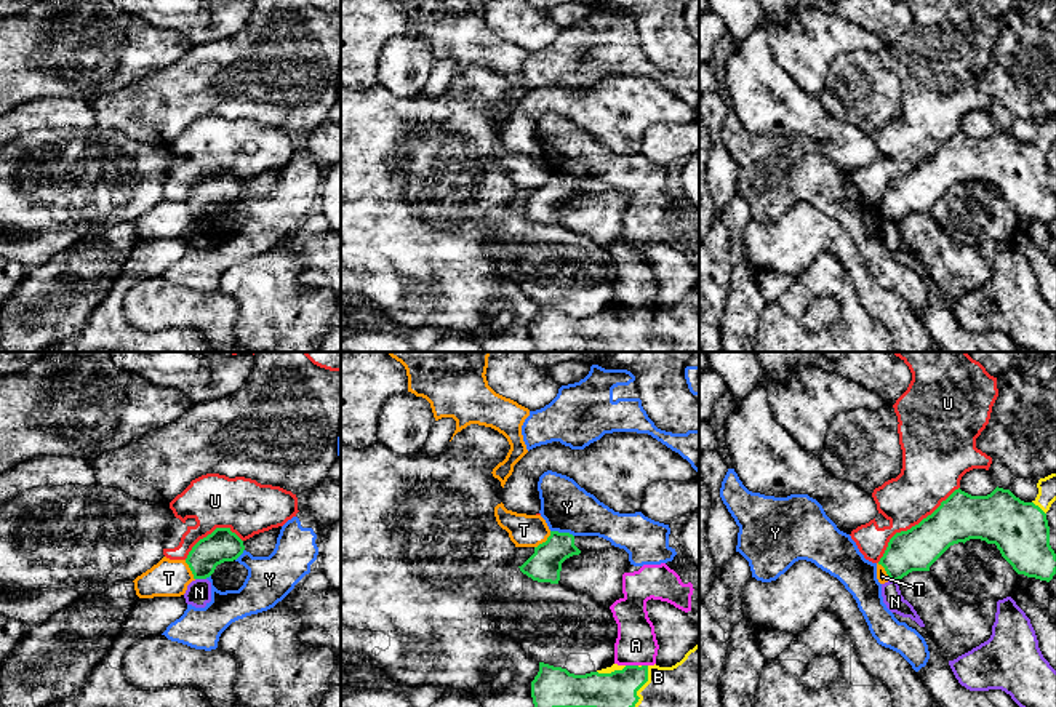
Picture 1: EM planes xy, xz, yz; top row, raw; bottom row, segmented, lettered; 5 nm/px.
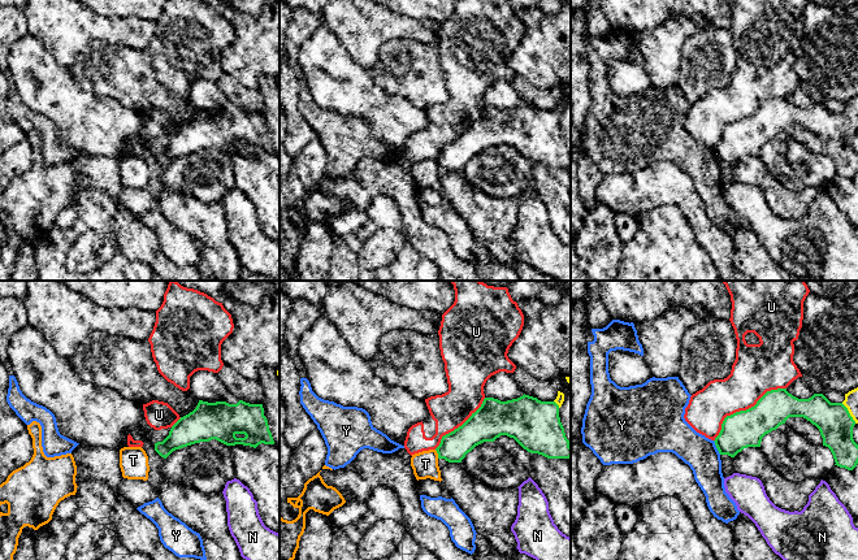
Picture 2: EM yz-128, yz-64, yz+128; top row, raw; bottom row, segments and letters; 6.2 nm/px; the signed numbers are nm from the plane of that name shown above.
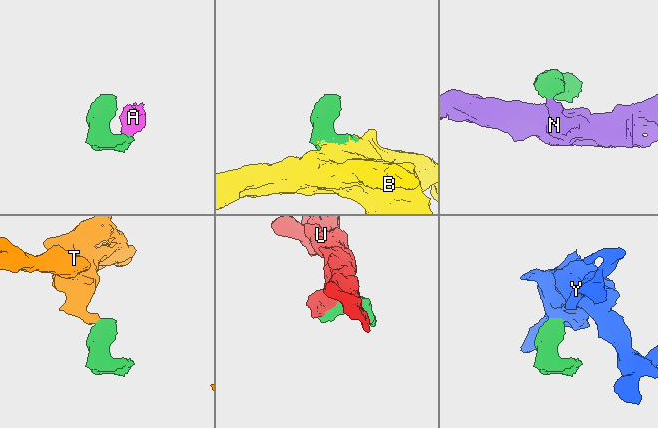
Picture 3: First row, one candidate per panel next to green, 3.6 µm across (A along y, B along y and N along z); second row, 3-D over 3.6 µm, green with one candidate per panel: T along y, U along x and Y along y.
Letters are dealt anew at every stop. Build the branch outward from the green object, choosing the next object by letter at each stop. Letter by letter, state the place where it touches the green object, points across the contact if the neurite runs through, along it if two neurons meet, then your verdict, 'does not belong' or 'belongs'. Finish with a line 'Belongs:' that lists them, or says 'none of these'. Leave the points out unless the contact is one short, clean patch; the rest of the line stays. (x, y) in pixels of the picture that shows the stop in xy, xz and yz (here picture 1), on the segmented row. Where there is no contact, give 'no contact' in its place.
A: meets green in xz at (632, 666); border along xz (626, 664), (637, 666); does not belong
B: meets green in xz at (642, 685); belongs
N: meets green in xy at (200, 578); border along xy (196, 578), (205, 579); does not belong
T: meets green in xz at (546, 541); border along xz (551, 531), (535, 547); does not belong
U: meets green in yz at (912, 527); does not belong
Y: meets green in xz at (562, 533); border along xz (551, 530), (573, 536); does not belong
Belongs: B

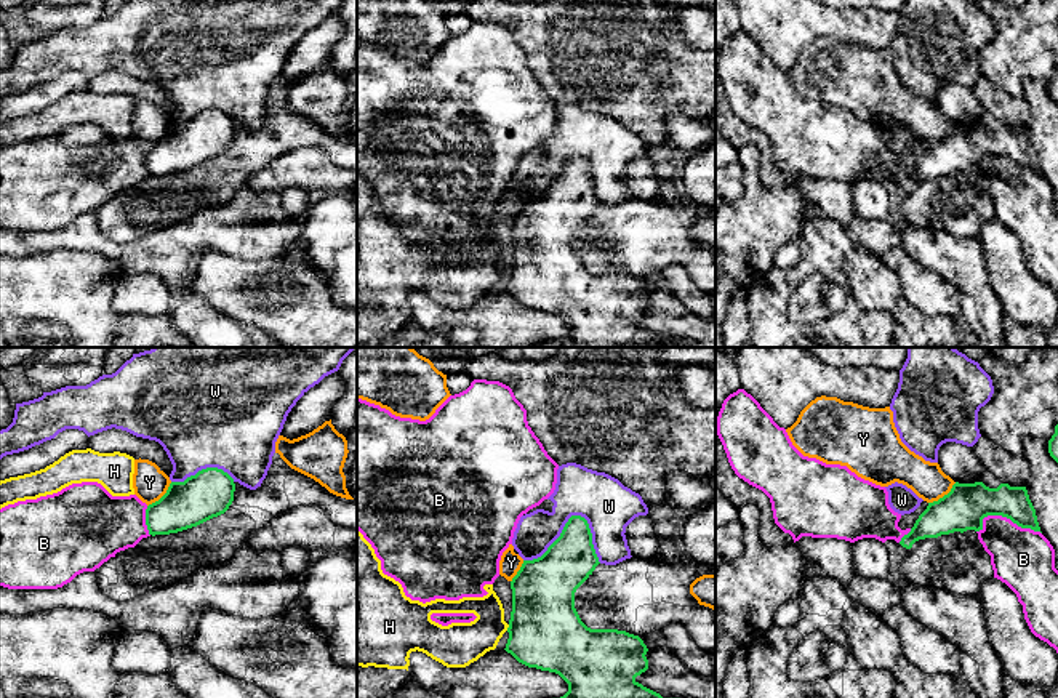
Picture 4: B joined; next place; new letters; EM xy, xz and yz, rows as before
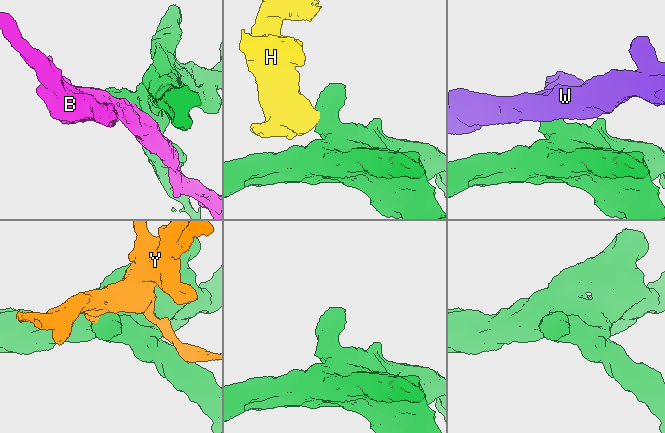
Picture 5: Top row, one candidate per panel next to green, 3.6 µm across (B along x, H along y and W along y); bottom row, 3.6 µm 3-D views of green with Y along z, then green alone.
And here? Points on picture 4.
B: meets green in yz at (1005, 516); does not belong
H: meets green in xz at (508, 628); border along xz (509, 625), (506, 629); does not belong
W: meets green in xz at (572, 516); does not belong
Y: meets green in yz at (945, 495); border along yz (956, 482), (946, 493), (929, 503); does not belong
Belongs: none of these

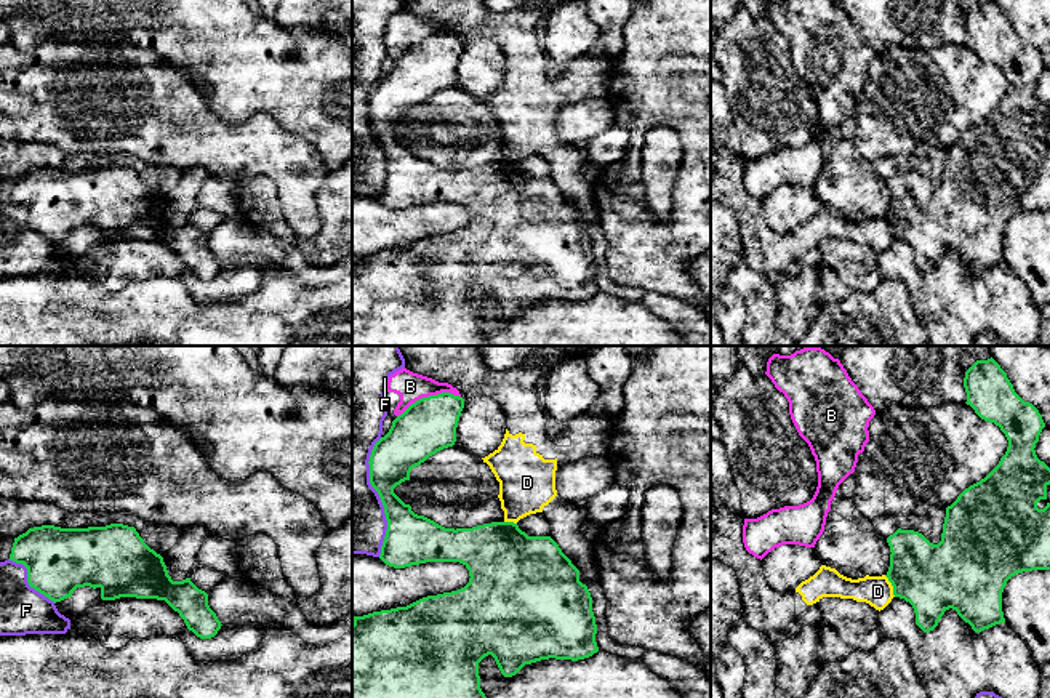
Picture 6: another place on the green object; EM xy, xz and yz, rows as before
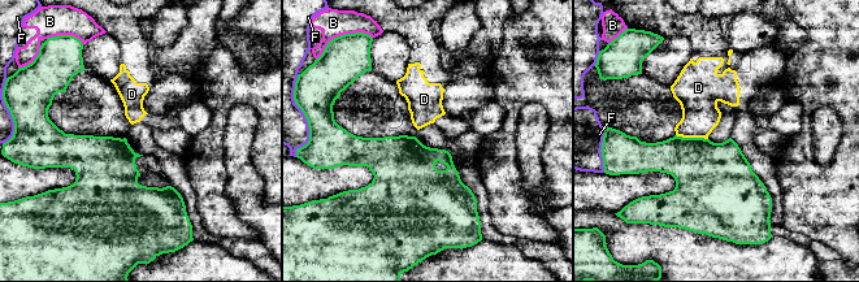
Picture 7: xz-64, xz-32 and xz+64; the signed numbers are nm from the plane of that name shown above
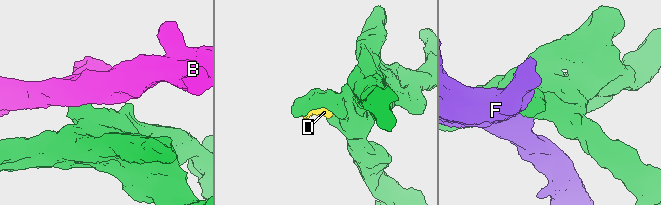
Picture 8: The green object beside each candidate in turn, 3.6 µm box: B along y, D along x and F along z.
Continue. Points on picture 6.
B: meets green in xz at (429, 396); does not belong
D: meets green in yz at (892, 585); border along yz (884, 575), (895, 596); does not belong
F: meets green in xy at (28, 581); does not belong
Belongs: none of these

